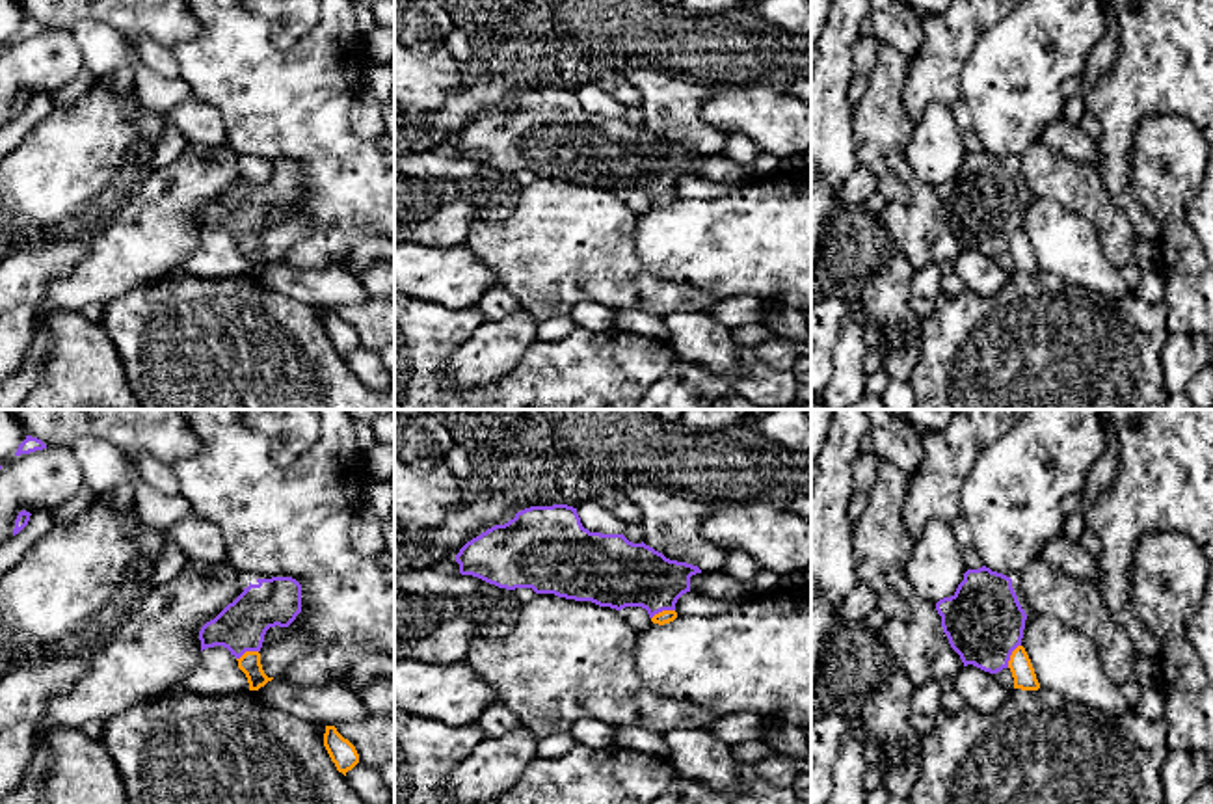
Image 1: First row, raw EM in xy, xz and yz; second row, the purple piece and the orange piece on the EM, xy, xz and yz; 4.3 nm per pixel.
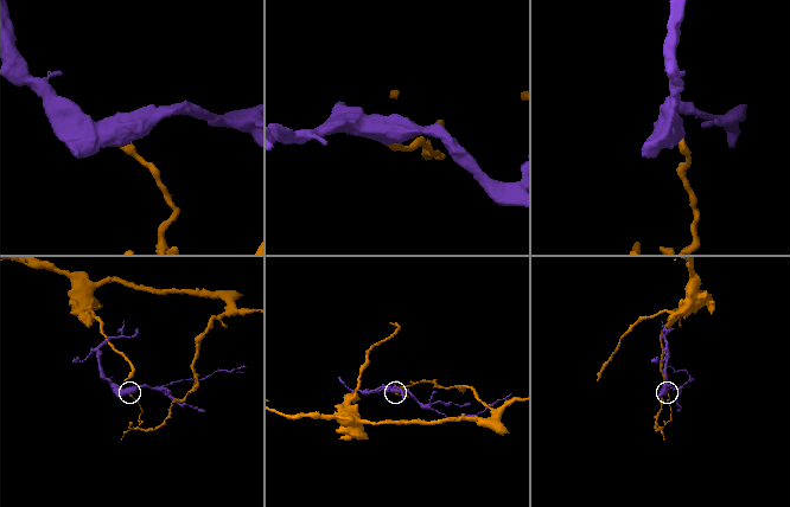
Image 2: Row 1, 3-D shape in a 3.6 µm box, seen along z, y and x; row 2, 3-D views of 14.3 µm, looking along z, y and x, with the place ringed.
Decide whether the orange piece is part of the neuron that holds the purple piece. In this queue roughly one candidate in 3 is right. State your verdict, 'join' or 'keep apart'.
keep apart

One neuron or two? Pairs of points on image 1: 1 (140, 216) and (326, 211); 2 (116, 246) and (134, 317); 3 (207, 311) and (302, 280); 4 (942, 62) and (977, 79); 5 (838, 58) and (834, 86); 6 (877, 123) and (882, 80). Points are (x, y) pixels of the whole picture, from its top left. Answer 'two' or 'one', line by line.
1: two
2: two
3: two
4: two
5: one
6: one

